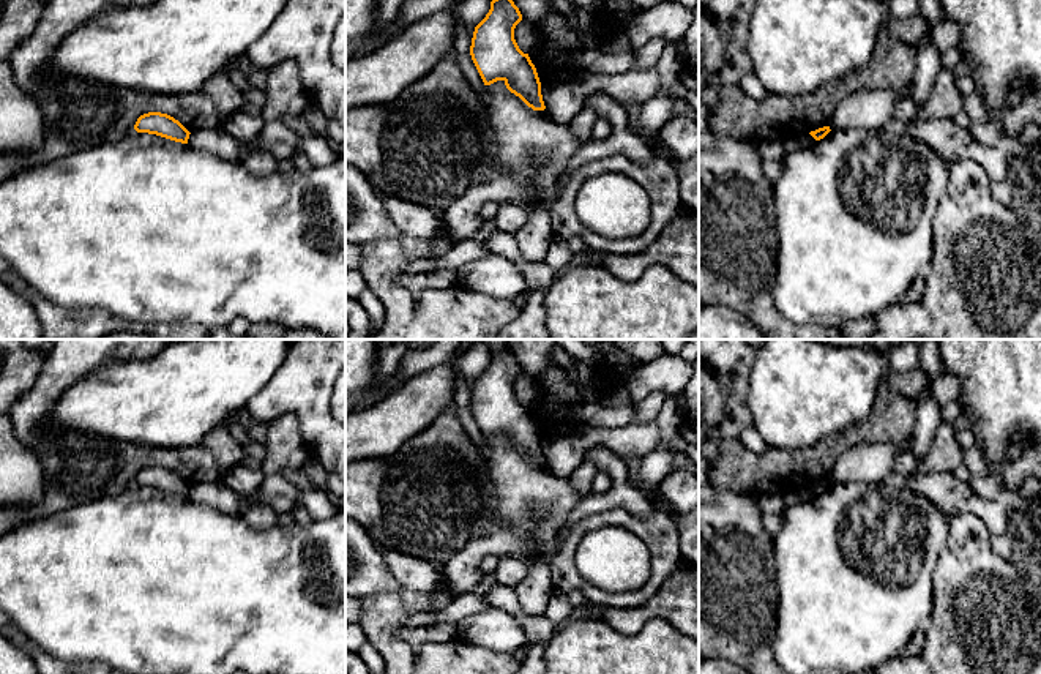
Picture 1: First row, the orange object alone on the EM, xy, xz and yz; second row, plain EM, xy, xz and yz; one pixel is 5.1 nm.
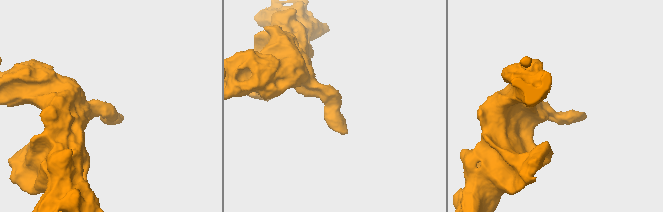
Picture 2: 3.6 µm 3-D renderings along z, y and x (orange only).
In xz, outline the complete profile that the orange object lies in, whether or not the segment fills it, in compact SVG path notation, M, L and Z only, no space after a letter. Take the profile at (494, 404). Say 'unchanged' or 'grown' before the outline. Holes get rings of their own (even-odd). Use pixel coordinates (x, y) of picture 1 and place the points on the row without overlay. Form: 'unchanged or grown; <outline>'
unchanged; M506 346L494 352L486 371L475 380L470 409L484 439L503 434L528 461L544 464L536 421L514 393L520 374L522 368Z

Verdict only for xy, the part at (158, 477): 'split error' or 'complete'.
complete

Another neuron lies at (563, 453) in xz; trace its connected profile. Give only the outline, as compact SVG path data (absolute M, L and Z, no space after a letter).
M656 420L631 423L621 428L582 425L568 434L549 432L541 439L544 459L558 477L571 477L585 461L587 451L595 447L607 448L621 458L642 458L658 448L658 444L659 429Z

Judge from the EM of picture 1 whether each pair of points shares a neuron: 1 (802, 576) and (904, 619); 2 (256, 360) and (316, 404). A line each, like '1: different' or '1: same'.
1: same
2: different

